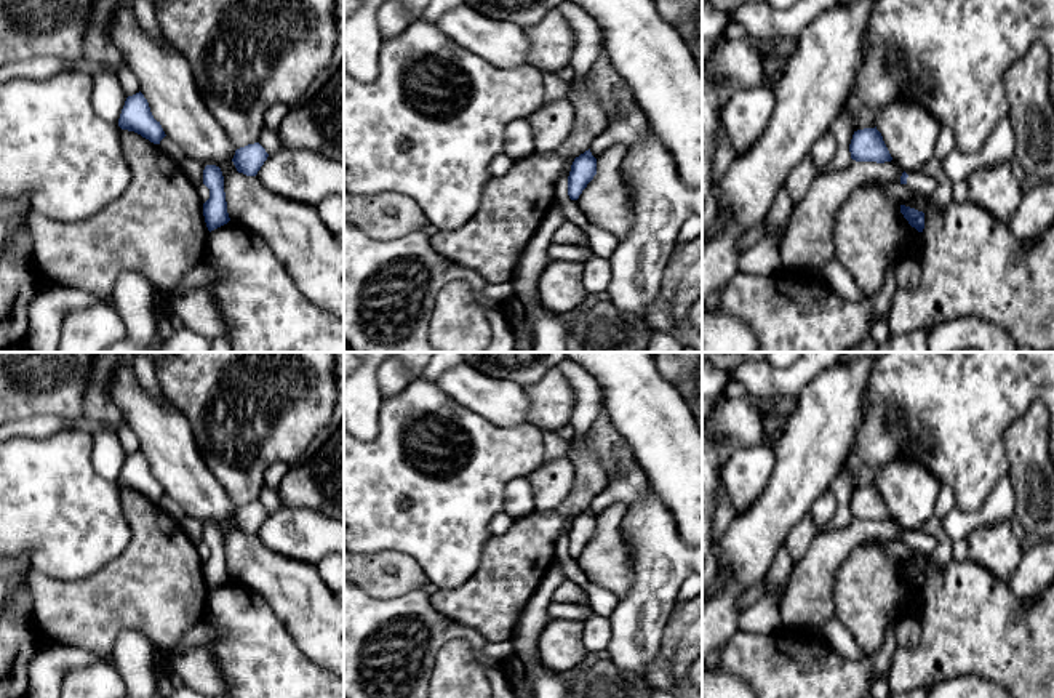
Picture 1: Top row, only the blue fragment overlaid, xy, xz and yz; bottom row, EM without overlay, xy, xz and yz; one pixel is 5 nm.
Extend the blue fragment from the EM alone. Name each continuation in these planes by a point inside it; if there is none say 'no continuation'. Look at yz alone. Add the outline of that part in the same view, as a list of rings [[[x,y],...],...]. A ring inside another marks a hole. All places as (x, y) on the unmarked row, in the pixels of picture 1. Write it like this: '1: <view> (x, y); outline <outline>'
1: yz (922, 541); outline [[[921,530],[915,533],[908,533],[907,544],[915,551],[923,552],[926,557],[929,557],[937,546],[936,538]]]

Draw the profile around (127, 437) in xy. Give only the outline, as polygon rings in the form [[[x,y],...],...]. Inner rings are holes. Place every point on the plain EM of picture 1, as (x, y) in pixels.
[[[122,419],[118,423],[117,435],[126,455],[133,455],[141,450],[139,439],[126,421]]]

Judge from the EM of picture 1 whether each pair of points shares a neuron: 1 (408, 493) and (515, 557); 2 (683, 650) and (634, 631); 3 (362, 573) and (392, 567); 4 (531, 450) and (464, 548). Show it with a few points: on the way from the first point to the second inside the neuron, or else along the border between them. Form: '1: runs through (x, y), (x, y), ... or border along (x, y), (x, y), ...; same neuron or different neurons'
1: border along (493, 535), (483, 545), (482, 562), (472, 575); different neurons
2: border along (675, 607), (662, 633), (659, 650), (645, 676); different neurons
3: runs through (370, 573), (384, 573); same neuron
4: runs through (506, 468), (464, 509), (464, 522); same neuron

